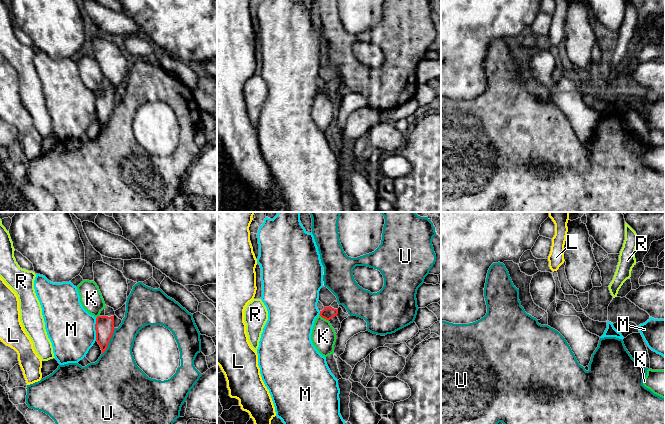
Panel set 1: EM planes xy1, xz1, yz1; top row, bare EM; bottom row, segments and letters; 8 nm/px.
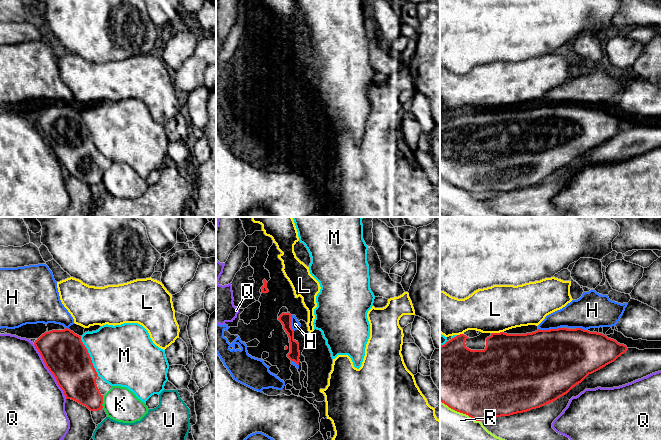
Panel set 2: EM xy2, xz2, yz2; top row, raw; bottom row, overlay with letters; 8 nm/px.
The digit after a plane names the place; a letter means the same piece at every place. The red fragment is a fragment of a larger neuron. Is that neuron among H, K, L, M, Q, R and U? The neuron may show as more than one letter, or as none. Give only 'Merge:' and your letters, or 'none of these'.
Merge: none of these

